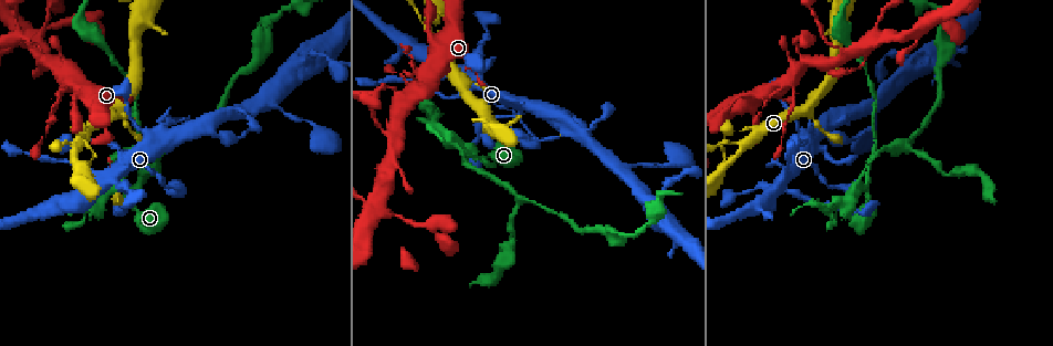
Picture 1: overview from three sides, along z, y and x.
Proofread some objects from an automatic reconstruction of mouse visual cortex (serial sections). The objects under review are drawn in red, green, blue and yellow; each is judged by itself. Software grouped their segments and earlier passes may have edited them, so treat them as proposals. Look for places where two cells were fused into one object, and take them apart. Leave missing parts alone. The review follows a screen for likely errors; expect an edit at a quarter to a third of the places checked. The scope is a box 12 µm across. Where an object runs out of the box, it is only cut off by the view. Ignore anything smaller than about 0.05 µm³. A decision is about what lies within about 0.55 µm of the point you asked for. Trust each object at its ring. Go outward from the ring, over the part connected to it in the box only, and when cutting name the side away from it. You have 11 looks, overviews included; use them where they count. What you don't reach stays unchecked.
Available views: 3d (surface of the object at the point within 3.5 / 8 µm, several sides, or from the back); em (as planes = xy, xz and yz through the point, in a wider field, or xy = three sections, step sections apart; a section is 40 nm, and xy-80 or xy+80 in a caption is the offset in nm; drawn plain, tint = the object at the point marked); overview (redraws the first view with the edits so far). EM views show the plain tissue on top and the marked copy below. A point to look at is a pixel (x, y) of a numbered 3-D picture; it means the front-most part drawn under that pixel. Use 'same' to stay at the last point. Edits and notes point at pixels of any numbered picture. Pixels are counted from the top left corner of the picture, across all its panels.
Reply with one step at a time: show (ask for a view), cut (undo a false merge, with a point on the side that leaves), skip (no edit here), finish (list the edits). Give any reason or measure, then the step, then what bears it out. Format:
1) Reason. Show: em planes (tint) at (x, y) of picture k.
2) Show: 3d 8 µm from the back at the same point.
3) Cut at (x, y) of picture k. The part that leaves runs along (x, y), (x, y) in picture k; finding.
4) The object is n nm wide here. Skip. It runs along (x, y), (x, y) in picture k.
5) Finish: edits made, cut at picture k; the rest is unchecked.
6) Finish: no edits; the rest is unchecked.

Three arms meet. Show: 3d 3.5 µm at (421, 81) of picture 1.

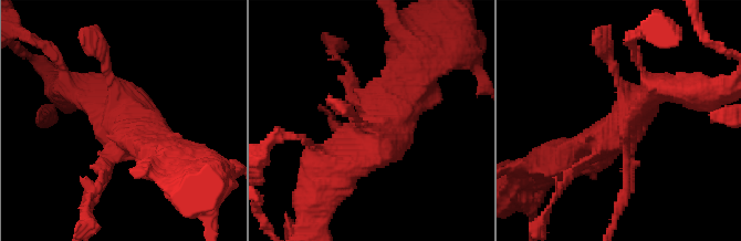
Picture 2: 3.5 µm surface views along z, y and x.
Now the EM. Show: em xy step 5 (tint) at (118, 138) of picture 2.

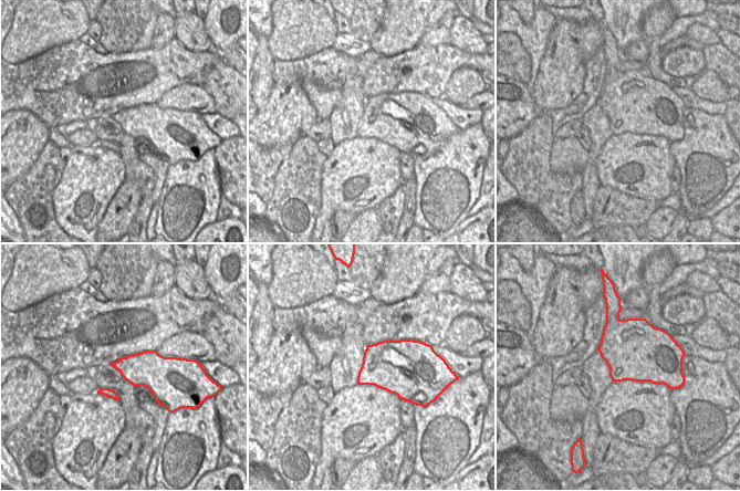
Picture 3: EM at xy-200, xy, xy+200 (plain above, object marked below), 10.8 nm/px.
Cut it another way. Show: em xy step 3 (tint) at the same point.

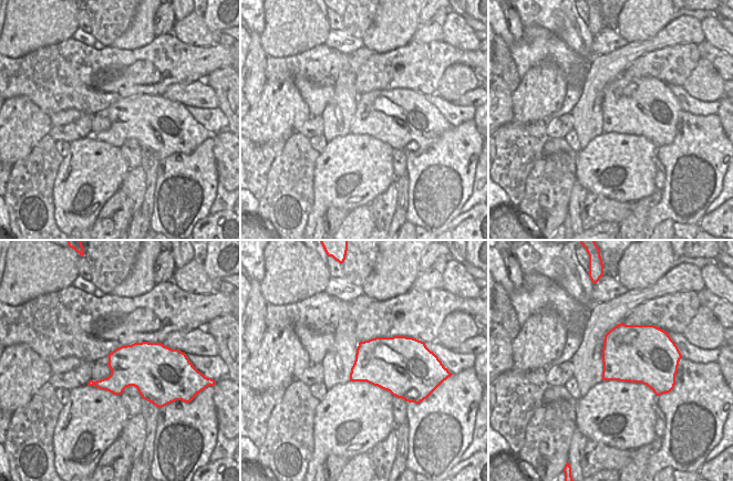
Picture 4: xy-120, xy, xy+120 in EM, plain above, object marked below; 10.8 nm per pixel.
Skip. It runs along (411, 73), (395, 118), (341, 176) in picture 2; one cell here.

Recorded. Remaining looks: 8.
Calibre changes. Show: 3d 3.5 µm at (788, 169) of picture 1.

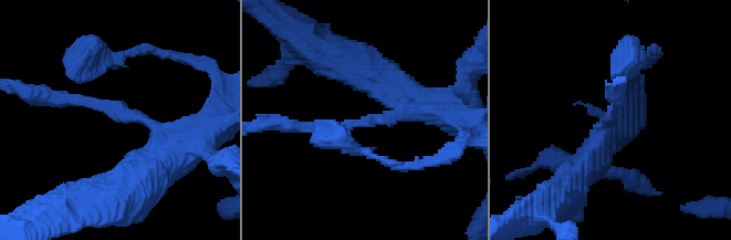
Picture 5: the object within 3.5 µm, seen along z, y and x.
Shape alone is not enough. Show: em xy step 2 (tint) at (137, 116) of picture 5.

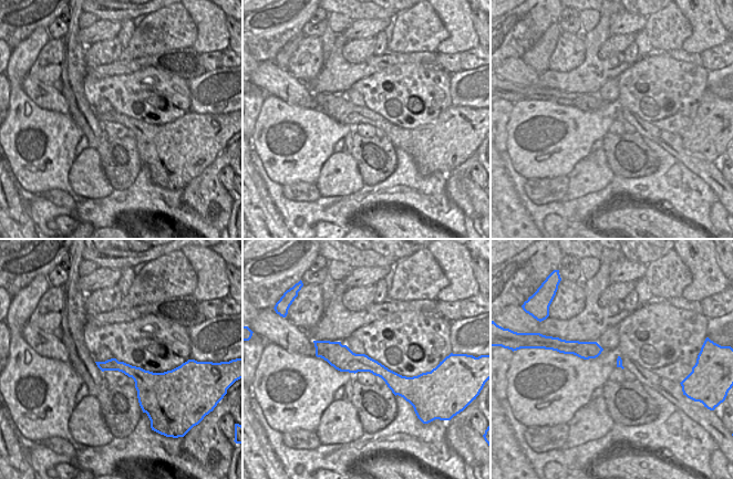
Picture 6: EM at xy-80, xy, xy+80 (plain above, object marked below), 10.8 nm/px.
The arms are 150, 450 nm wide. Skip. Continuous, no second cell.

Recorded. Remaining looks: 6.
Three-way junction. Show: 3d 3.5 µm from the back at (722, 165) of picture 1.

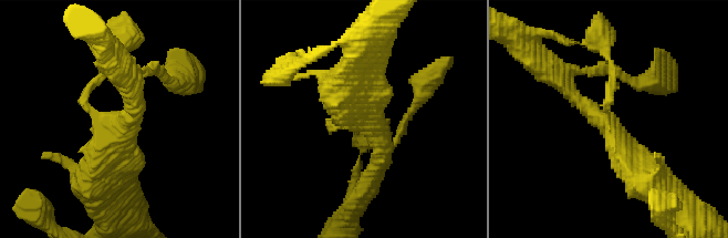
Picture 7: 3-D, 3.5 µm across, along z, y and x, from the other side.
Now the EM. Show: em xy step 1 (tint) at (366, 126) of picture 7.

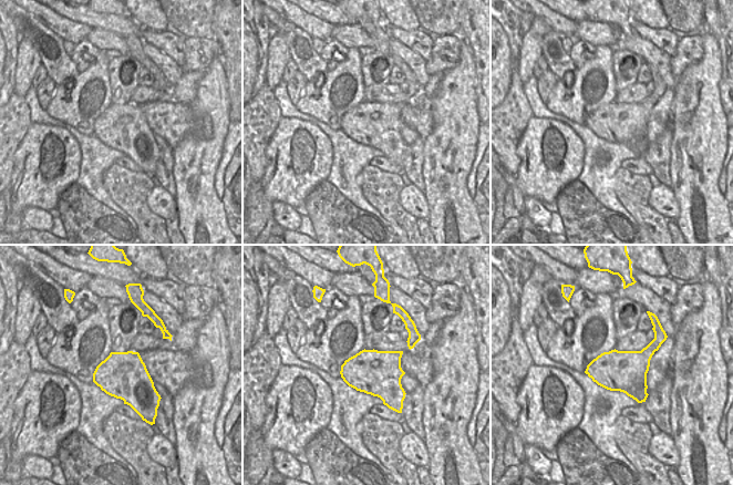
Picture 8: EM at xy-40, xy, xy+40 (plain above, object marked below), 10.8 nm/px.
Skip. It runs along (558, 80), (609, 124), (651, 178) in picture 7; continuous, no second cell.

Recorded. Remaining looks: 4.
Four-way junction. Show: 3d 3.5 µm at (471, 151) of picture 1.

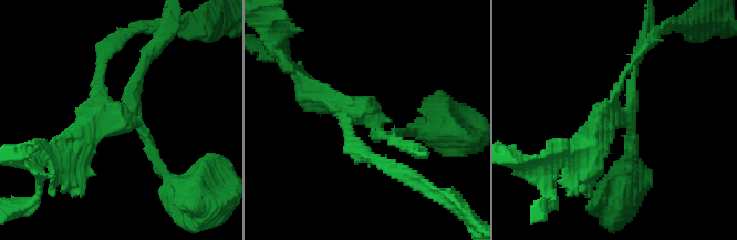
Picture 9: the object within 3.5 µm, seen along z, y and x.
4 arms meet here; the arms are 150, 150, 150, 350 nm wide. Show: em xy step 3 (tint) at (360, 114) of picture 9.

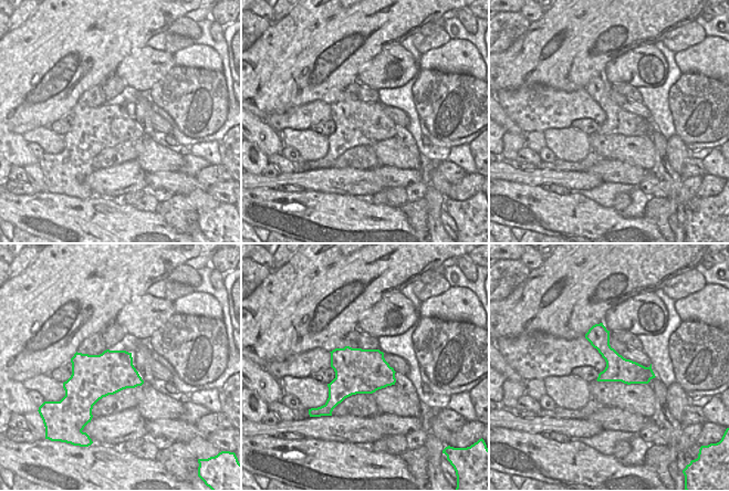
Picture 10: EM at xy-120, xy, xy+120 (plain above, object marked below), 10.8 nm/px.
Skip. Continuous, no second cell.

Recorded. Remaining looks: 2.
Thick turns thin. Show: 3d 3.5 µm at (910, 146) of picture 1.

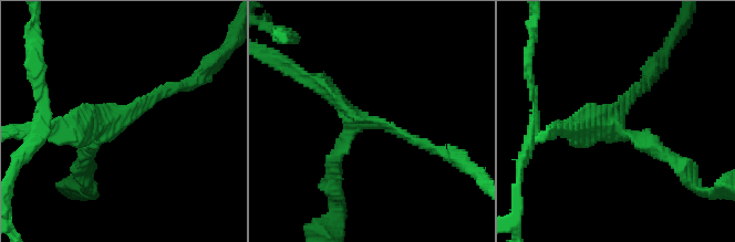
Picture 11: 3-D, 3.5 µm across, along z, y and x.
Show: em xy step 3 (tint) at (614, 129) of picture 11.

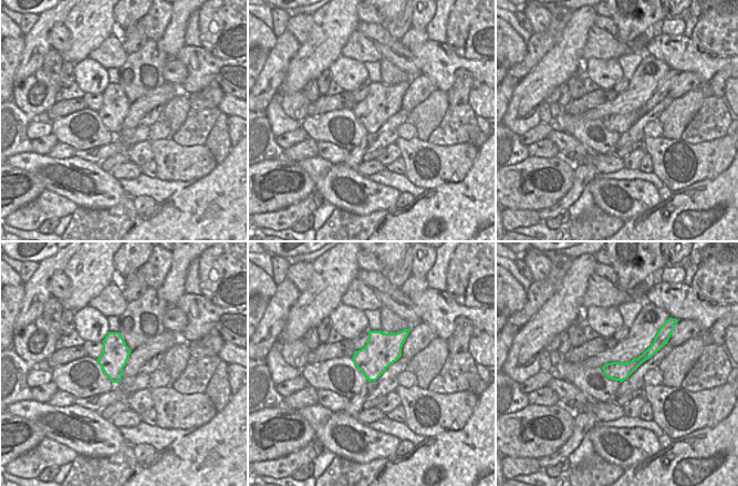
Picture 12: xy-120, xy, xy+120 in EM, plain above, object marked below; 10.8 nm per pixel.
The arms are 100, 200, 250 nm wide. Skip. It runs along (658, 340), (627, 369), (607, 373) in picture 12; continuous, no second cell.

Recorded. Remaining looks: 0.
Finish: no edits; the rest is unchecked.

